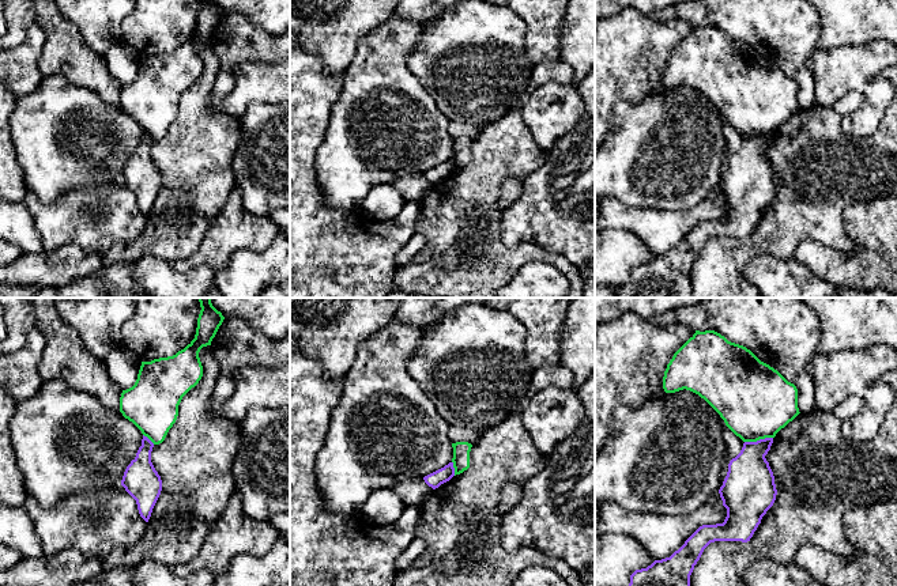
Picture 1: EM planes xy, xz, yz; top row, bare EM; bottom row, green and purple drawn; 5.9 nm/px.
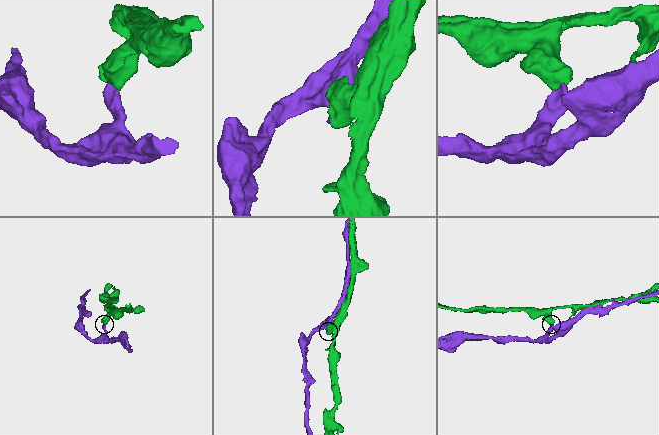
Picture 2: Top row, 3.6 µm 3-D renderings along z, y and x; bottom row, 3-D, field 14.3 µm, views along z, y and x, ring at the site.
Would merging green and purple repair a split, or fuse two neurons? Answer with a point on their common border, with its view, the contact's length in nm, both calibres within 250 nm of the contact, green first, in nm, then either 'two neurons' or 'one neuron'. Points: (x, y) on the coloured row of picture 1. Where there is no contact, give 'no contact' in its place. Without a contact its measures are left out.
contact yz (758, 439); length 170 nm; calibres 440 and 280 nm; two neurons

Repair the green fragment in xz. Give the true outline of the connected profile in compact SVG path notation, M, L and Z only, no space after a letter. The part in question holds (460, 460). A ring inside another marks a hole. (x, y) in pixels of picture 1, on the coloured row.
M456 442L452 443L453 447L453 468L455 476L463 473L470 468L470 451L472 445L468 442Z

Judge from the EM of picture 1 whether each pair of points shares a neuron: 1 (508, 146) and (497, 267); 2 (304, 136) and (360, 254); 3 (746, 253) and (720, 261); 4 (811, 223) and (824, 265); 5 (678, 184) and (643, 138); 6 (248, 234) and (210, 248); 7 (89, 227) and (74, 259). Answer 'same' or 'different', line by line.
1: same
2: same
3: same
4: different
5: same
6: same
7: different

